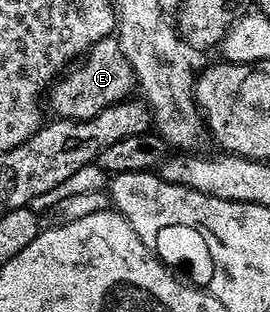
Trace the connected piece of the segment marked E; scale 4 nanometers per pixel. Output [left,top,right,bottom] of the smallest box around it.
[46,37,136,119]

